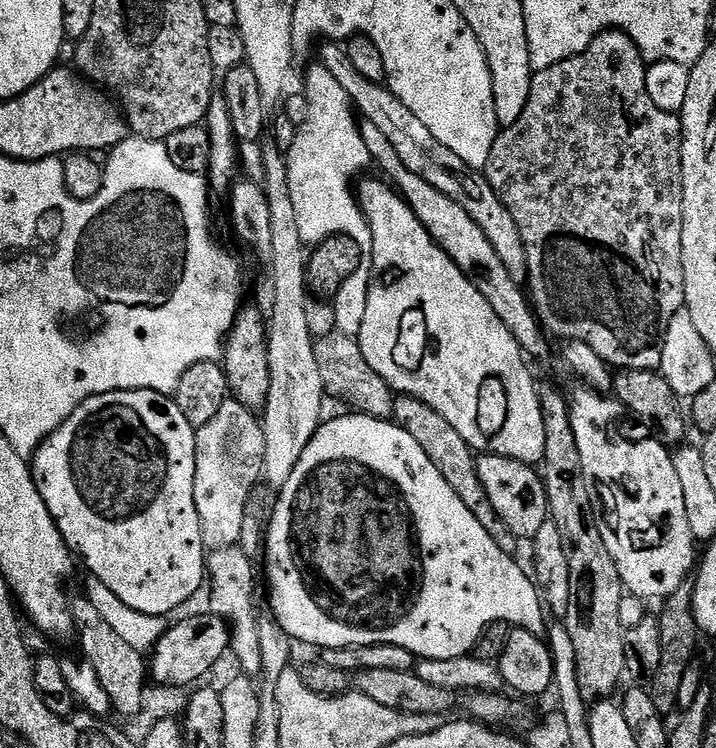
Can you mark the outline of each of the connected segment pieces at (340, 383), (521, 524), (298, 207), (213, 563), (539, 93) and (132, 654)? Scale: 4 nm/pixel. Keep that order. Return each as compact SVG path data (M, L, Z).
M339 334L317 339L316 358L318 360L318 374L322 376L324 390L329 397L337 396L338 399L345 400L348 404L353 404L353 406L356 407L353 409L370 416L379 416L381 418L391 417L394 393L392 389L389 388L388 383L372 369L370 362L366 362L366 358L360 349L359 339Z
M491 454L481 455L476 461L476 469L478 470L478 478L482 478L486 498L490 498L490 506L494 506L498 518L502 518L502 522L506 522L509 530L519 539L532 539L534 534L538 534L542 522L546 522L550 518L548 492L544 489L541 473L533 465L518 462L513 456L494 456Z
M312 62L309 66L302 94L310 111L306 122L297 127L294 146L286 150L288 185L298 234L306 246L315 246L332 236L349 236L358 242L359 252L364 258L371 257L372 231L364 209L358 203L354 181L364 167L372 164L372 158L359 134L358 116L352 100L330 75L330 70L319 62Z
M241 547L209 553L206 560L208 585L212 592L211 615L225 620L230 627L229 649L238 657L243 675L253 678L262 674L262 652L259 645L259 619L254 616L254 570Z
M609 30L600 32L574 58L558 62L546 70L535 73L530 82L530 98L526 98L526 110L514 126L497 131L496 141L490 150L488 165L483 173L488 177L494 194L513 215L526 252L528 280L526 292L532 311L541 328L549 337L560 336L561 341L577 339L586 342L595 354L604 359L612 370L659 369L662 362L664 335L670 326L670 318L684 308L684 271L682 270L682 126L677 113L659 109L647 93L647 67L644 55L625 32Z
M80 598L80 600L73 599L70 604L70 611L74 625L75 639L80 639L79 655L87 660L90 666L94 666L94 674L98 674L98 682L102 682L102 688L106 690L106 694L110 694L112 712L120 716L139 717L143 710L143 692L150 680L150 668L146 663L145 653L134 650L134 646L129 646L128 643L102 619L102 614L98 614L98 609L94 607L94 602L90 602L87 598Z

